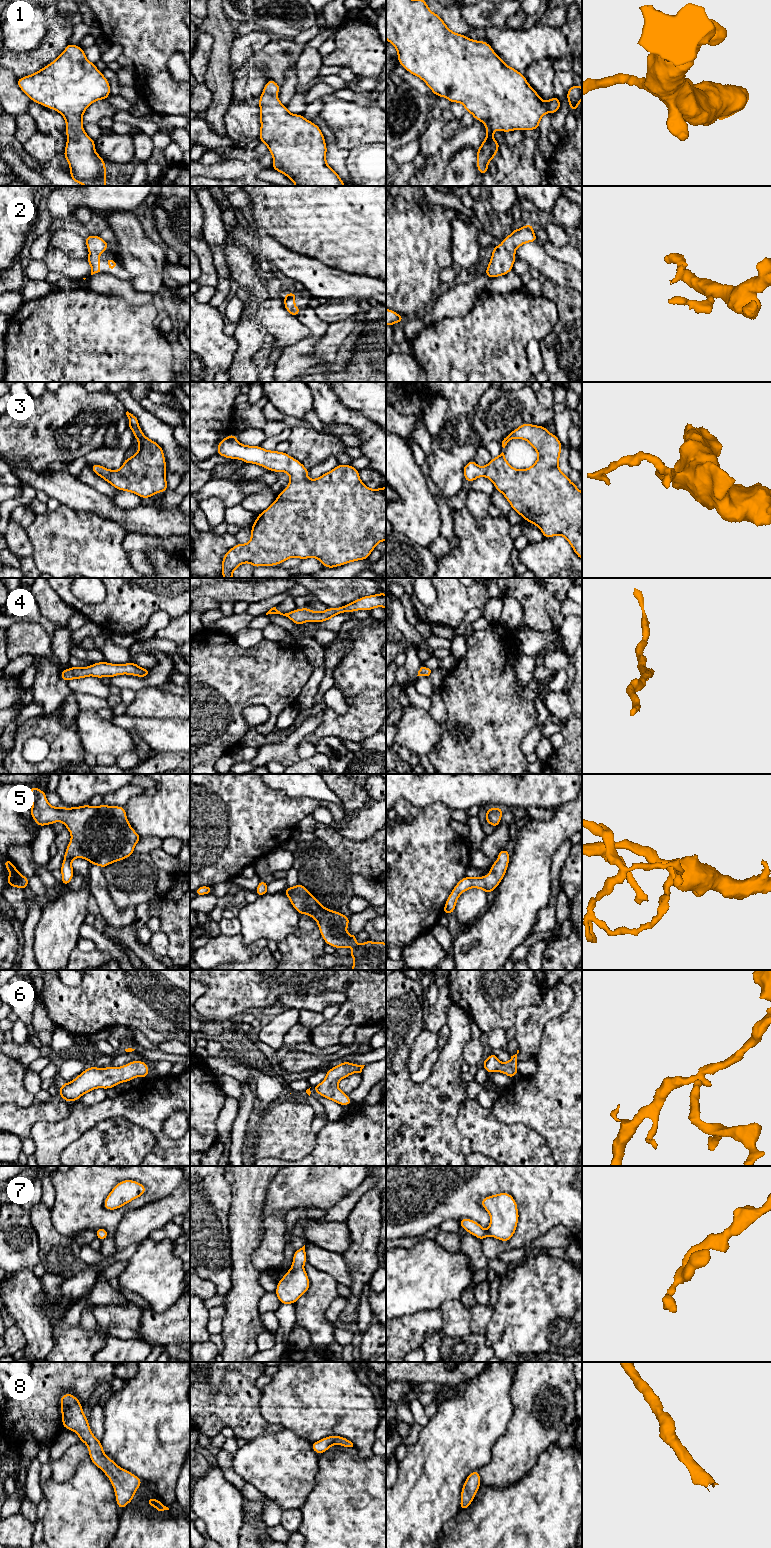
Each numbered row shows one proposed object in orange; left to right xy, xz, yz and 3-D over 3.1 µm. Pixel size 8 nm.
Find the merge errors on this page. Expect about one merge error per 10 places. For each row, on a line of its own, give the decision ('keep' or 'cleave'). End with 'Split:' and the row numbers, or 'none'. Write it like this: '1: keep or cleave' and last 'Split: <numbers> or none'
1: keep
2: keep
3: keep
4: keep
5: keep
6: keep
7: keep
8: keep
Split: none

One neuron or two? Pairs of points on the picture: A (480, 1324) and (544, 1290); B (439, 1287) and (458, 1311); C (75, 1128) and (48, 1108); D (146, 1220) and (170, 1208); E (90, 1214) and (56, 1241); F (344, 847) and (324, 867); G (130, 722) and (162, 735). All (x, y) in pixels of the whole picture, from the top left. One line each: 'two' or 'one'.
A: two
B: two
C: two
D: one
E: two
F: two
G: one

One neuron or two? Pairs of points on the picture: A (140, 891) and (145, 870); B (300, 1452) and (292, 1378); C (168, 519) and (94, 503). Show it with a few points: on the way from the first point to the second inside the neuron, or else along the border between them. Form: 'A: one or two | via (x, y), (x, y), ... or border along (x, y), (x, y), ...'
A: one | via (140, 886), (140, 875)
B: two | border along (283, 1428), (290, 1429), (310, 1443)
C: one | via (150, 519), (128, 519), (112, 512)

